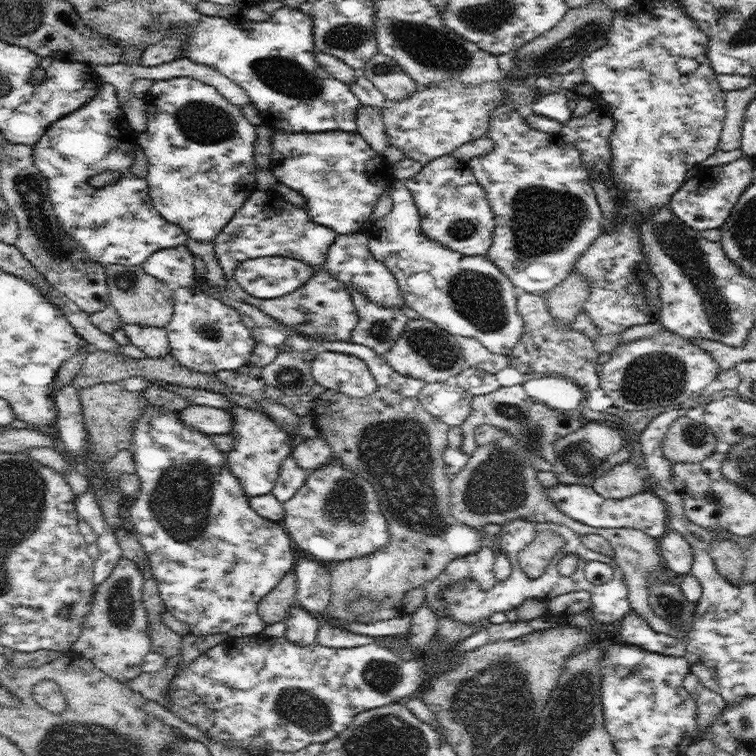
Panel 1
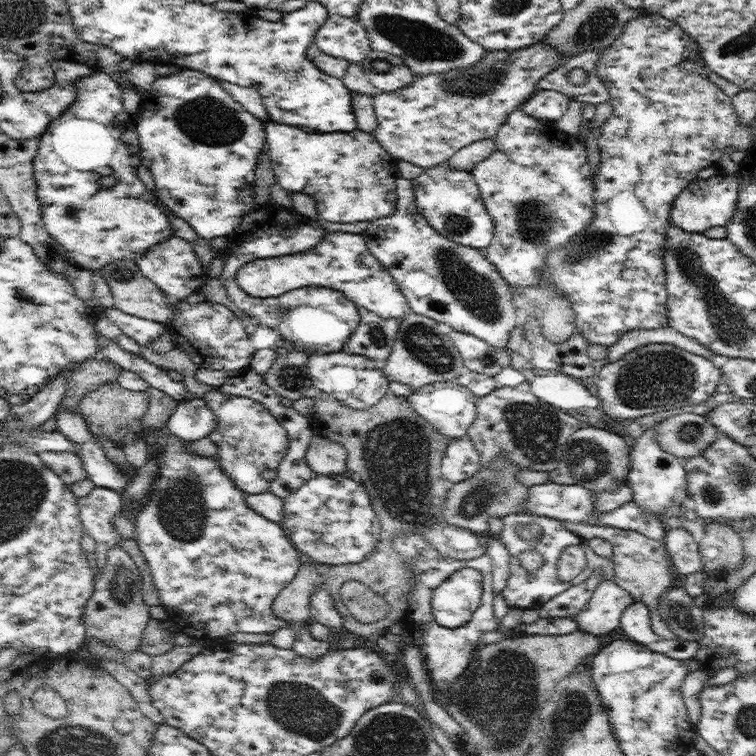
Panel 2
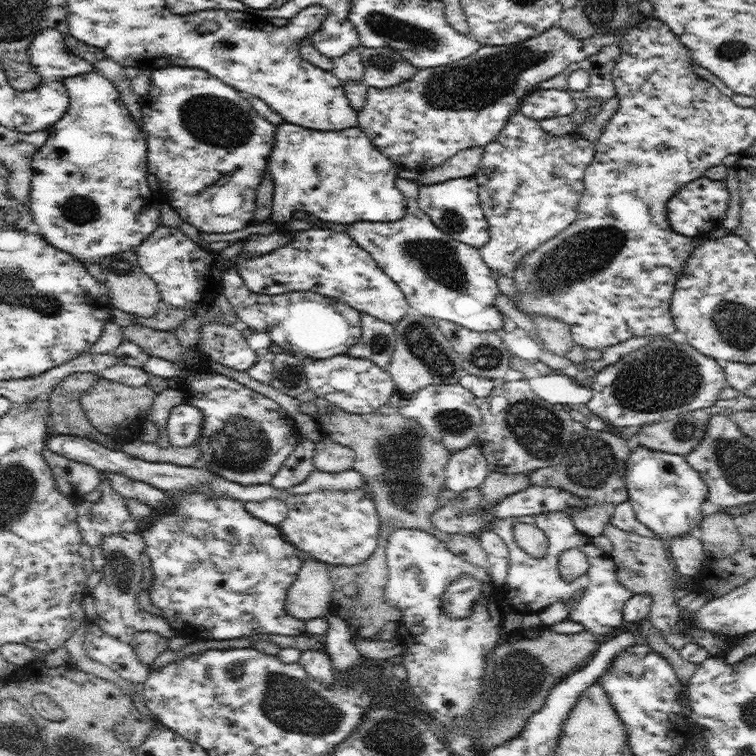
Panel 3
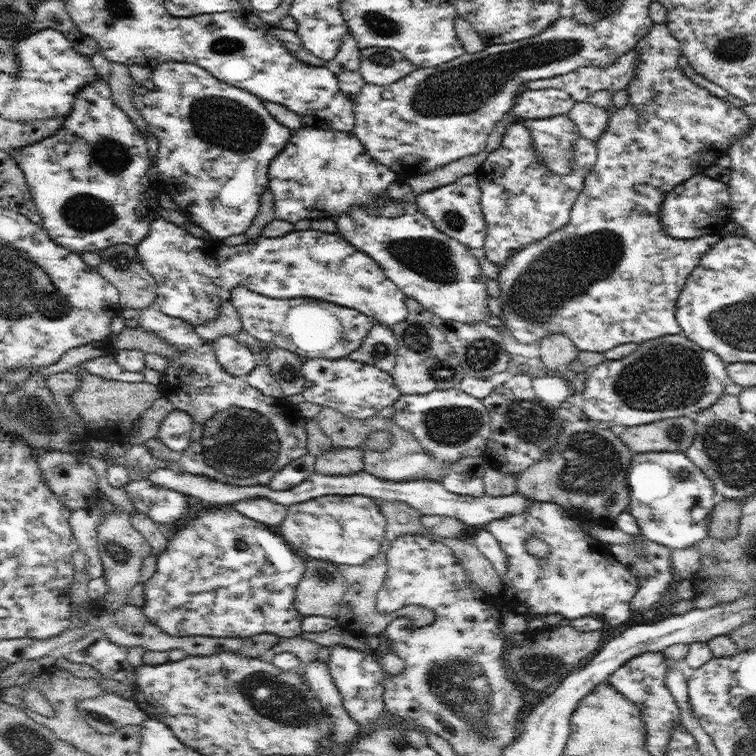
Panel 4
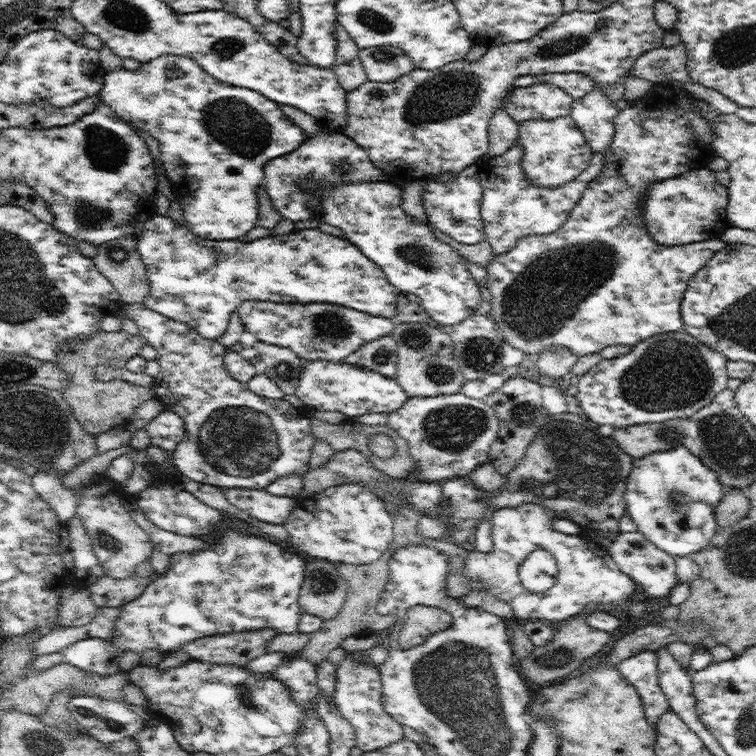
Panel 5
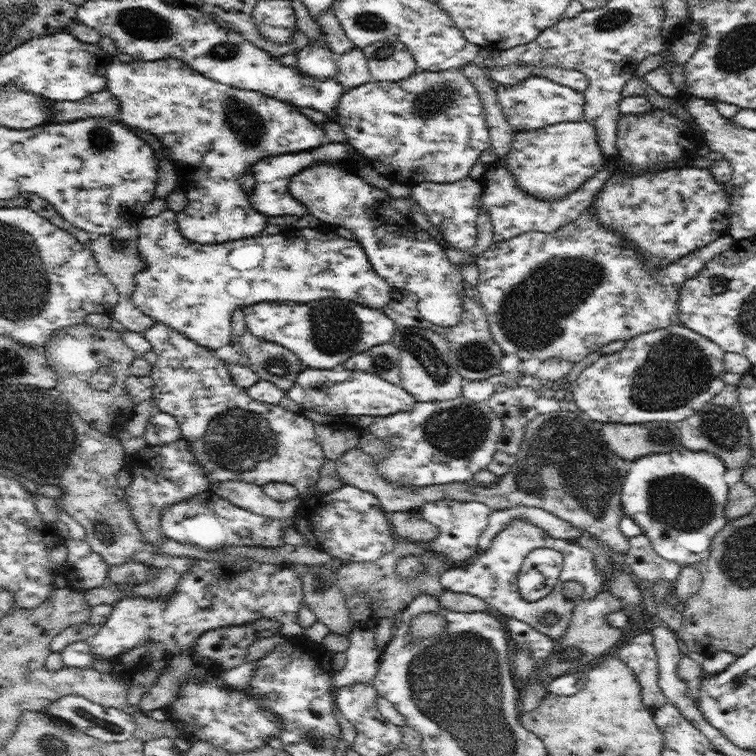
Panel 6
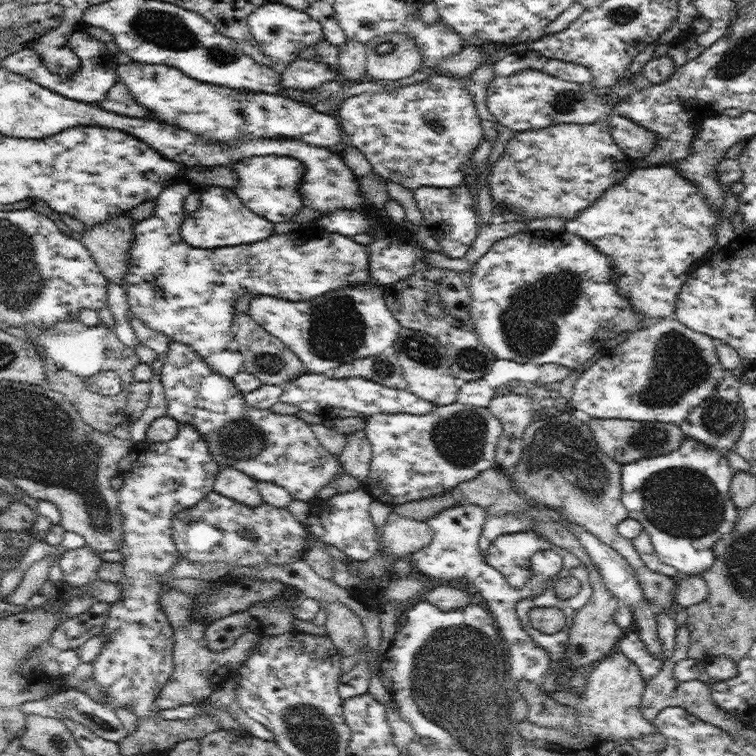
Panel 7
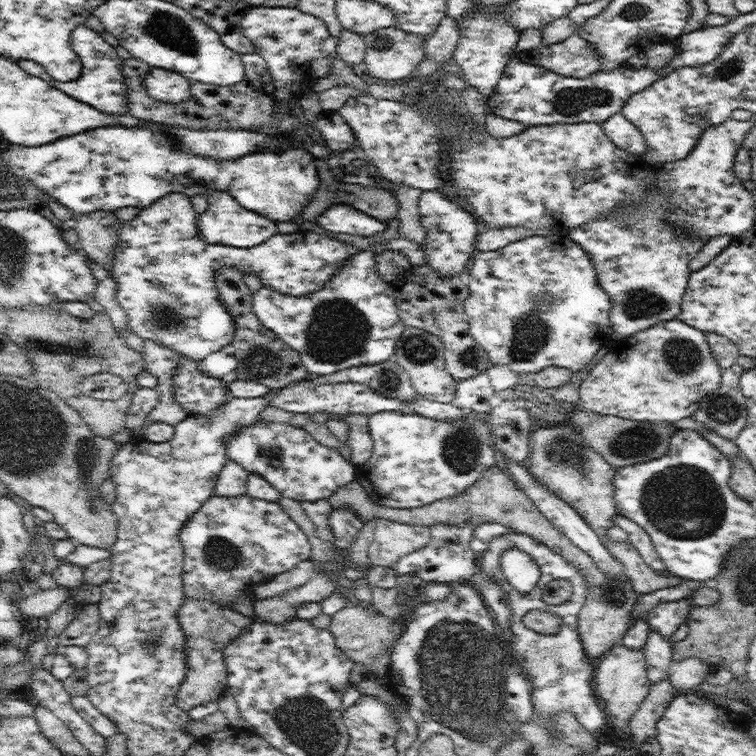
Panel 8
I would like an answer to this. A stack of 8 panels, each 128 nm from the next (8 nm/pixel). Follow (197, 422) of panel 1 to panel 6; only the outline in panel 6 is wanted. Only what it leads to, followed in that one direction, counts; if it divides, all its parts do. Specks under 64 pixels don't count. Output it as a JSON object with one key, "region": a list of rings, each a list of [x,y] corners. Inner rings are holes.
{"region":[[[162,411],[150,417],[144,434],[147,445],[158,447],[177,442],[182,436],[176,417]]]}

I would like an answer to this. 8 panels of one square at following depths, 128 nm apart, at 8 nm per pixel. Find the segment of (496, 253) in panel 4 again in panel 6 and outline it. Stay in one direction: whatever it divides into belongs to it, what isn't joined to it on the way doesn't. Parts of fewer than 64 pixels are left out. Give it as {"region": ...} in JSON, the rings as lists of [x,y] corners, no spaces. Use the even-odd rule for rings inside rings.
{"region":[[[616,159],[608,160],[603,167],[591,176],[578,190],[554,200],[544,200],[522,190],[515,181],[514,175],[509,168],[499,164],[499,161],[486,166],[486,170],[478,180],[483,186],[481,206],[486,208],[490,214],[493,228],[493,243],[506,242],[512,240],[514,236],[530,231],[540,231],[541,233],[553,233],[555,230],[570,224],[576,220],[583,210],[593,204],[595,196],[600,192],[604,183],[619,168]]]}

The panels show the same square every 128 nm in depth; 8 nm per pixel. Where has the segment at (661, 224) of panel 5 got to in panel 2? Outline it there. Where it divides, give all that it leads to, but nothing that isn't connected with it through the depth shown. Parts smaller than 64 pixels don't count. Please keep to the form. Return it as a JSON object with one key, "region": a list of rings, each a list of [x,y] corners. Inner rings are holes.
{"region":[[[720,171],[709,179],[696,177],[676,198],[671,208],[671,224],[688,232],[703,233],[715,226],[725,226],[738,204],[740,173]]]}

